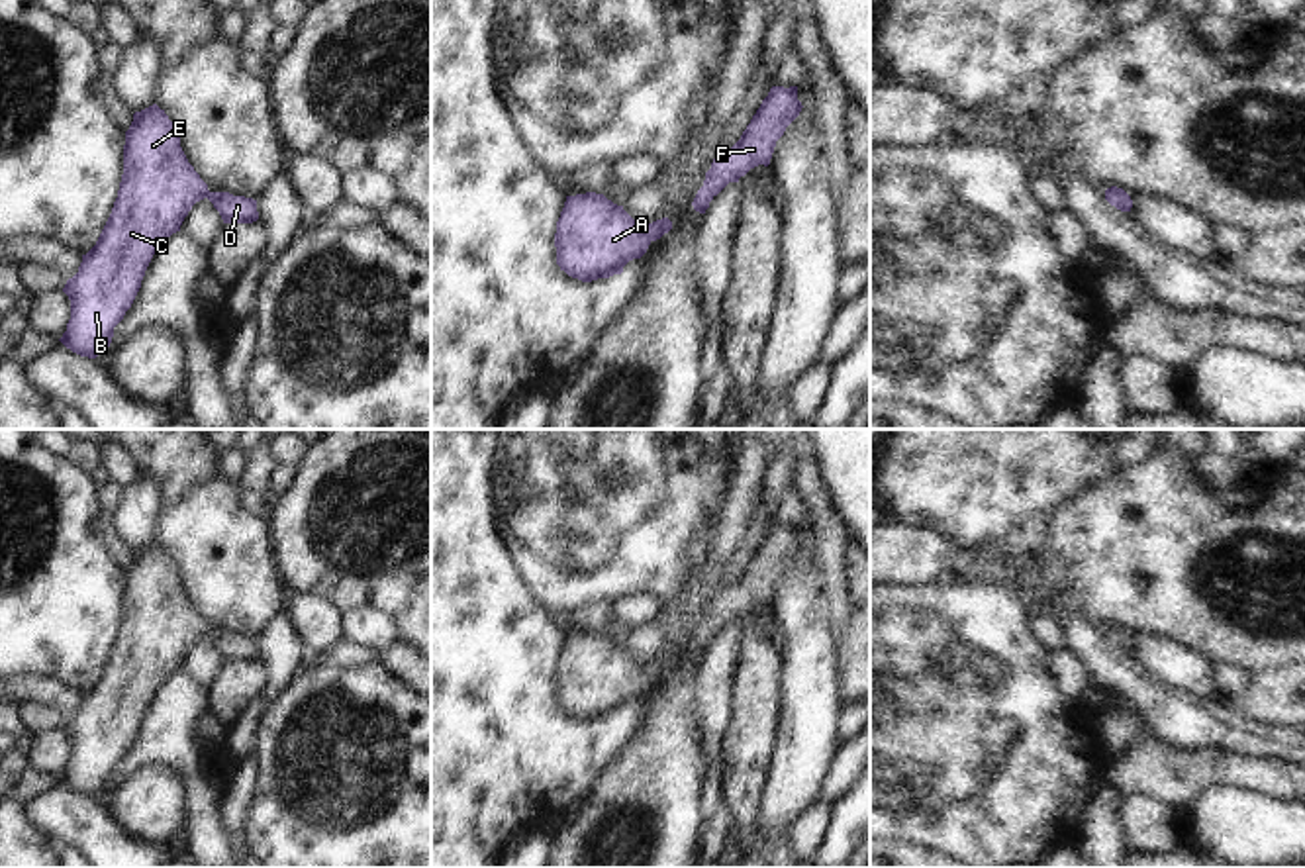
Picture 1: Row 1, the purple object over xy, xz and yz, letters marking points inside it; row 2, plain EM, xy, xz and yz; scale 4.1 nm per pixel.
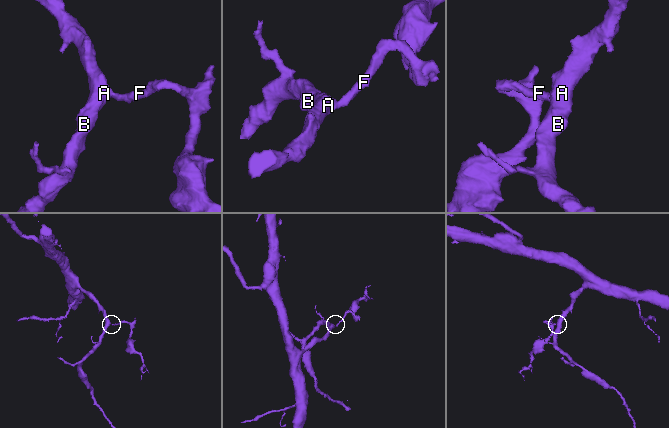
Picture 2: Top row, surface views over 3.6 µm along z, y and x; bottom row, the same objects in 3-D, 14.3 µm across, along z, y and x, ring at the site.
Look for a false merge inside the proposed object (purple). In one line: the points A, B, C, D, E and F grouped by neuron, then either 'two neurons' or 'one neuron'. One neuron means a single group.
A B C D E F | one neuron

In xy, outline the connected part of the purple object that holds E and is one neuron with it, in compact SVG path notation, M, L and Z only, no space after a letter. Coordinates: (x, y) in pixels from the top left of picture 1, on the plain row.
M153 543L135 551L125 570L123 613L112 652L63 727L71 758L59 780L67 788L96 797L110 786L114 766L131 747L153 694L204 637L223 662L259 658L257 639L208 629L165 549Z

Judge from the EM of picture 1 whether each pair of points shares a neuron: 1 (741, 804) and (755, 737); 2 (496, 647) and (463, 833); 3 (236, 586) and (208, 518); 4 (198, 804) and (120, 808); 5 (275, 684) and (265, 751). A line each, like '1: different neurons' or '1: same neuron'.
1: same neuron
2: same neuron
3: same neuron
4: different neurons
5: different neurons

